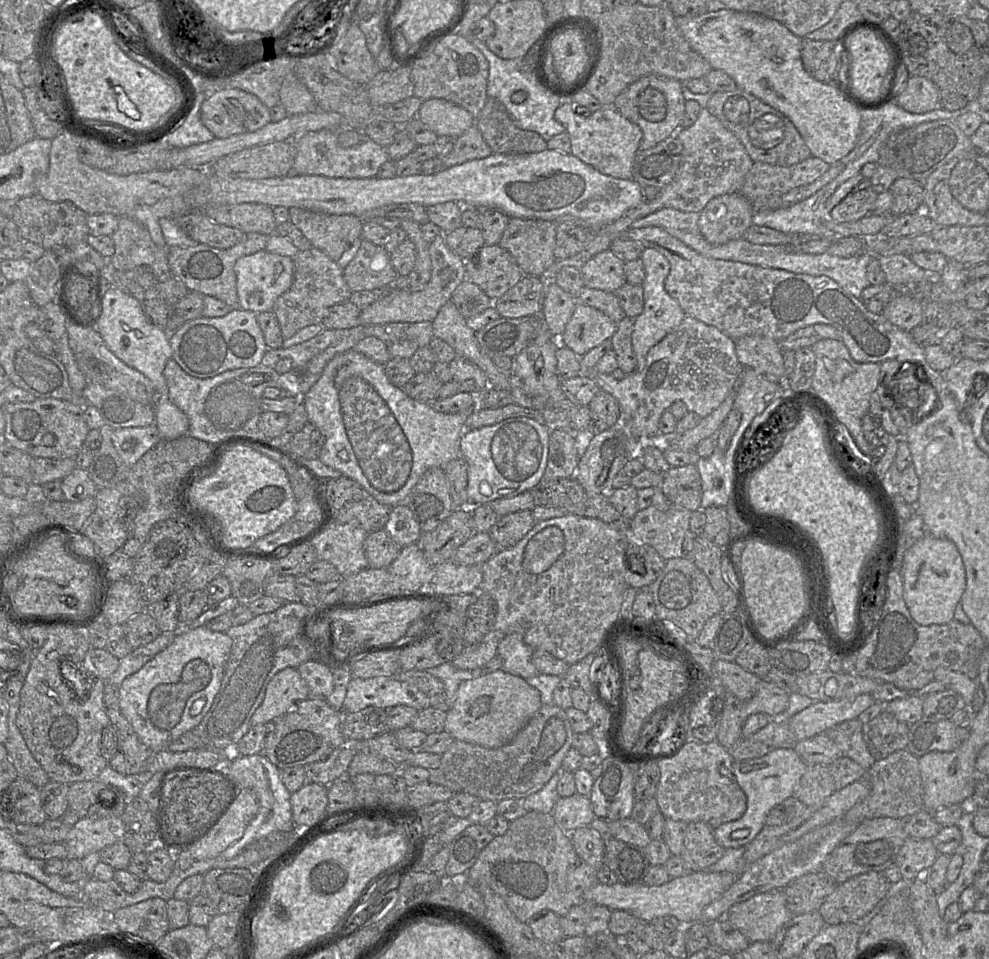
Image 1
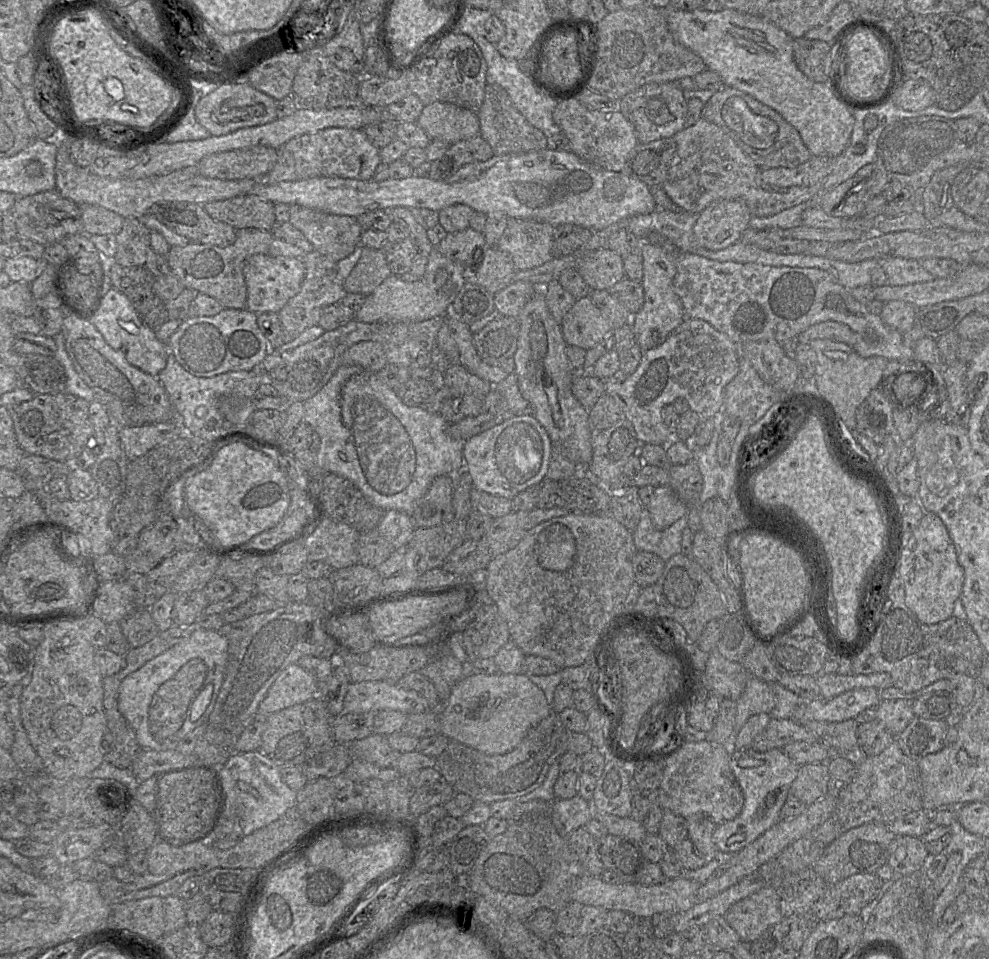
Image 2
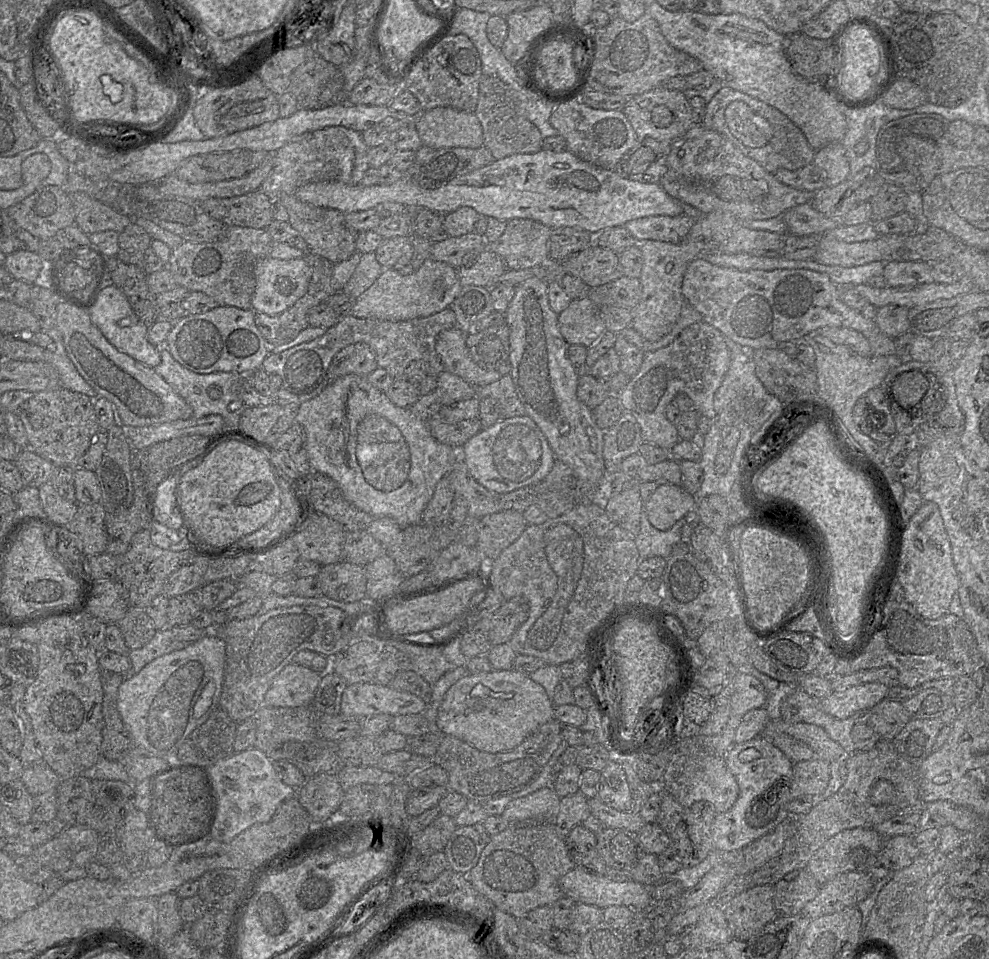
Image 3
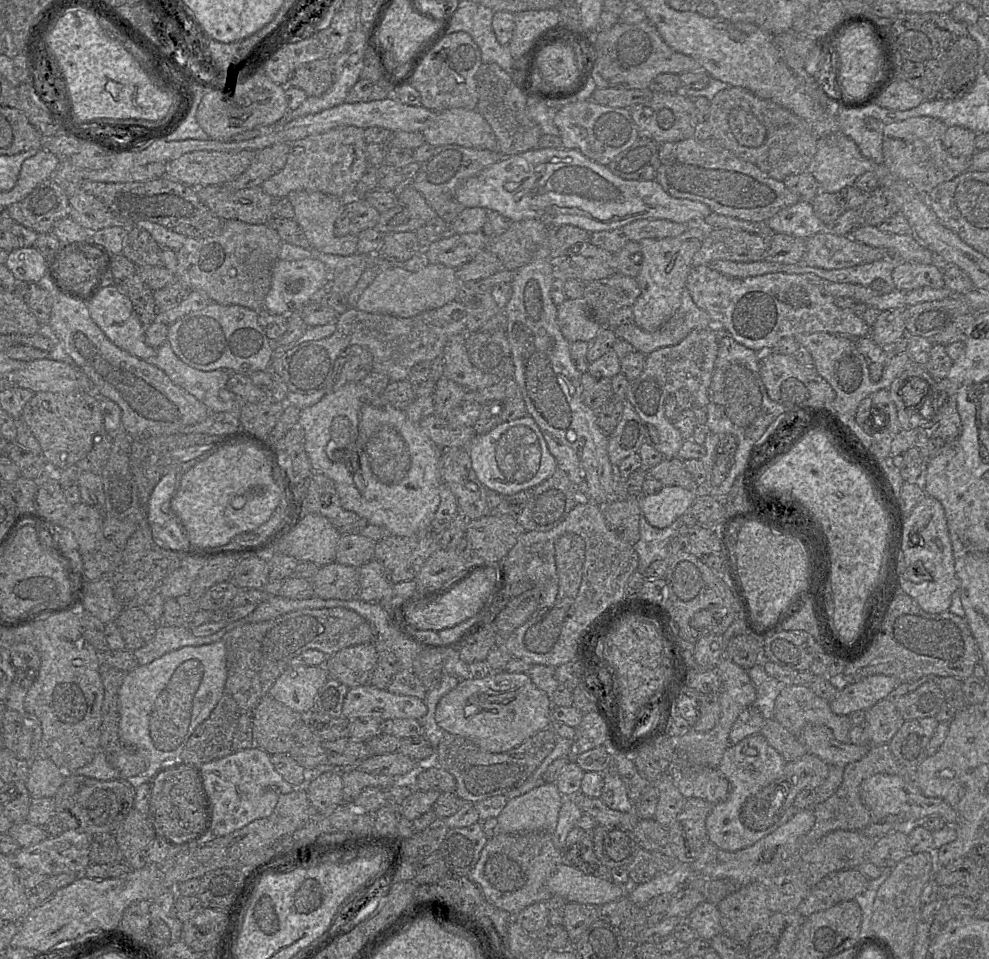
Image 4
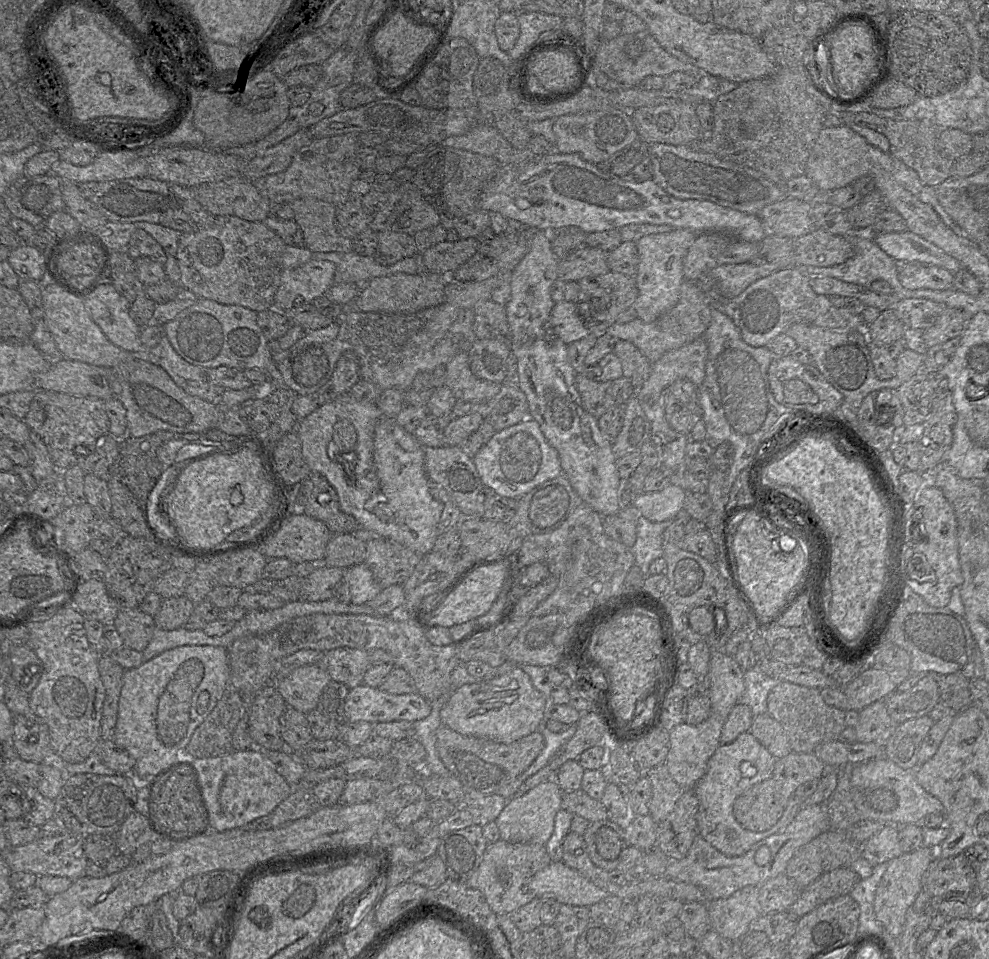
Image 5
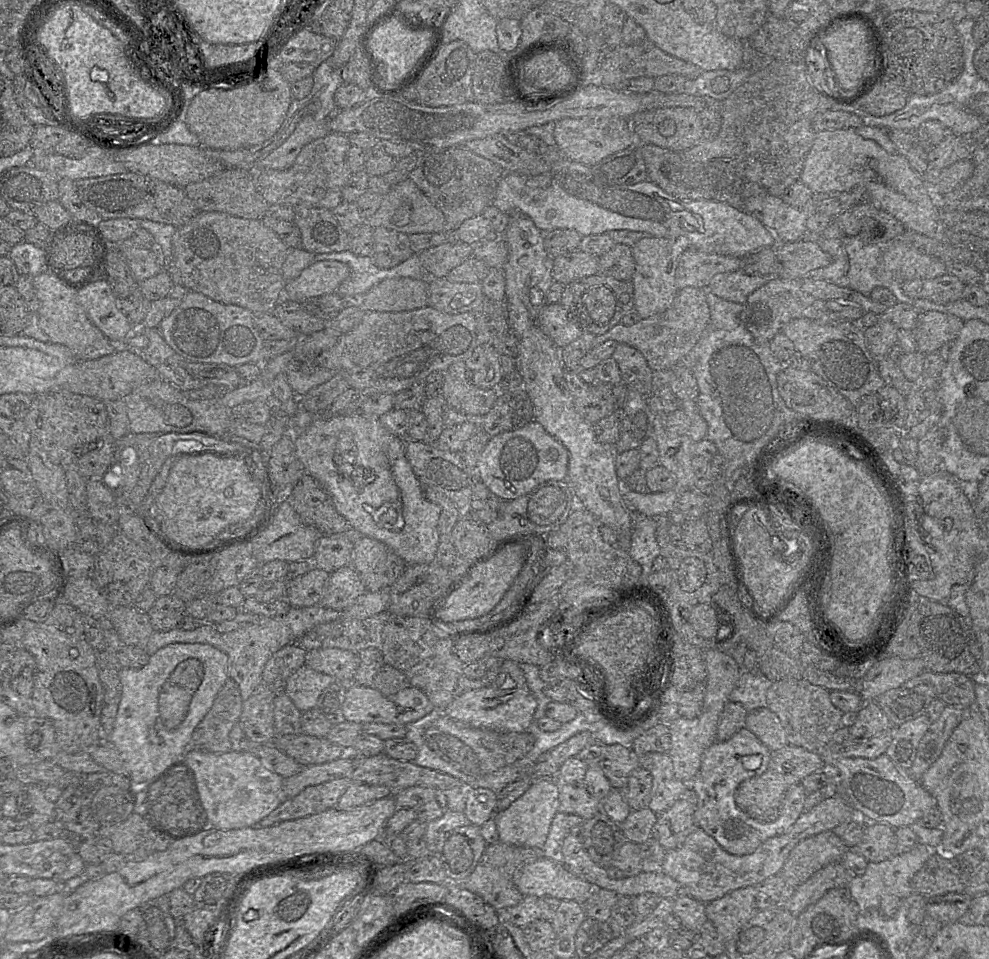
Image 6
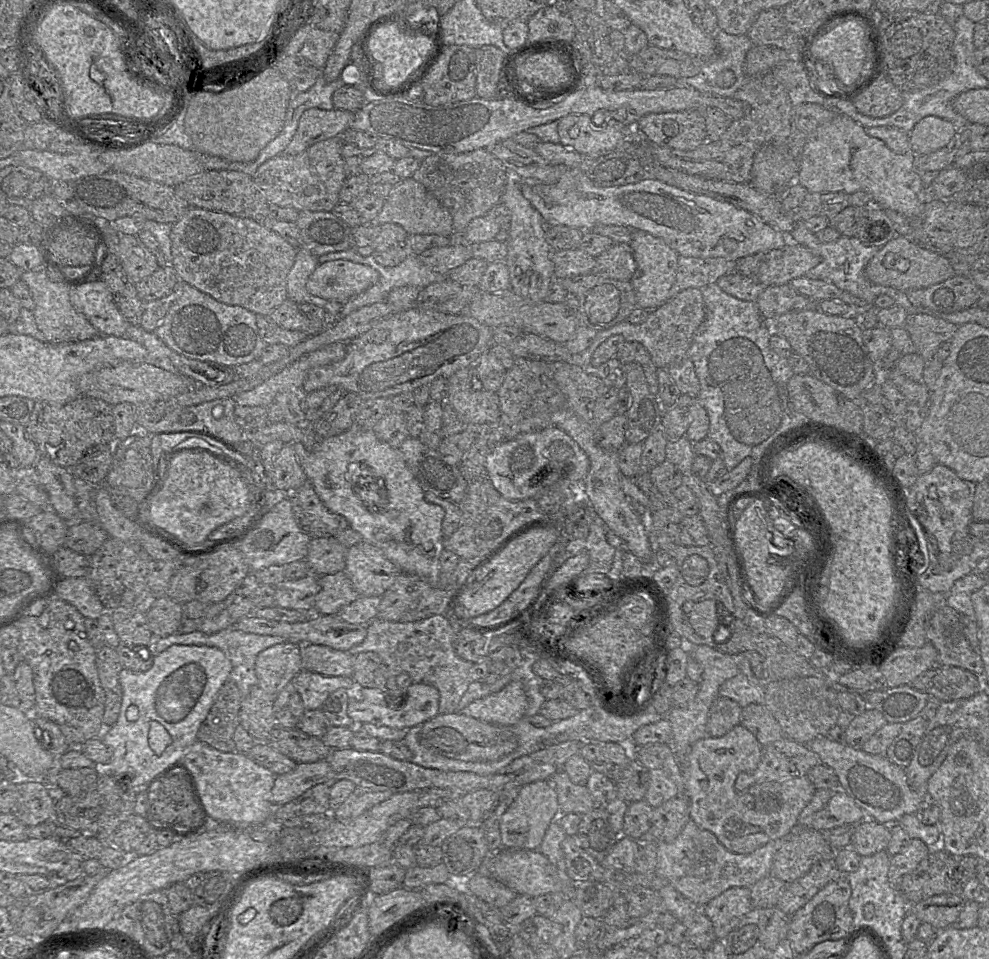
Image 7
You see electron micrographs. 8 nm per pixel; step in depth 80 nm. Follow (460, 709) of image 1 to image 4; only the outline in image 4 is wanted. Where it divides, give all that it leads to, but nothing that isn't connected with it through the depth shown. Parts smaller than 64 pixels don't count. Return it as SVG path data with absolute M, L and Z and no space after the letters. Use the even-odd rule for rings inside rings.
M492 671L481 679L460 681L439 701L435 719L445 732L463 737L490 753L512 750L553 722L547 694L535 686L527 673L507 671Z

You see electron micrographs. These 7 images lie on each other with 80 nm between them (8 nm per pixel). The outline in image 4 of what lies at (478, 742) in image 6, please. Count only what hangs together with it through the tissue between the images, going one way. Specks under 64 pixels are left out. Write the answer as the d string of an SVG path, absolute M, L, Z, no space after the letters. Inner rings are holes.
M546 728L521 745L504 753L486 752L469 740L445 732L430 763L435 763L456 780L455 794L465 803L475 804L494 796L505 796L524 785L543 760L553 751L557 734Z

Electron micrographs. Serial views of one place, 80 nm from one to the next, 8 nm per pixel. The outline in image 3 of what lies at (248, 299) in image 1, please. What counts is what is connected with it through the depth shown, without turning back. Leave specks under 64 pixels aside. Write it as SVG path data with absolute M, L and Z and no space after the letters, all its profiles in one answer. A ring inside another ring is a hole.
M268 256L257 262L254 268L254 276L256 288L251 300L251 309L255 313L279 316L306 294L312 269L306 257L279 260Z

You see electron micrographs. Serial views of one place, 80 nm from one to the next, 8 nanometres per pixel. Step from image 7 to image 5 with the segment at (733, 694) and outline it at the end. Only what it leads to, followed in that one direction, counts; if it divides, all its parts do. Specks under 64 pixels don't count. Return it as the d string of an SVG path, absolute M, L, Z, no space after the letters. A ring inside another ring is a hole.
M758 664L744 672L745 690L739 703L748 705L753 716L767 713L769 692L781 681L764 673Z

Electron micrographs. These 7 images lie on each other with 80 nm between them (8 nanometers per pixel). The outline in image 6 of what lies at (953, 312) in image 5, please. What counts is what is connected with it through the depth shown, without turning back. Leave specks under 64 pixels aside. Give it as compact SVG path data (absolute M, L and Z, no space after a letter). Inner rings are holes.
M920 312L916 326L912 330L918 352L924 355L938 352L943 345L958 337L964 324L964 320L949 313Z

